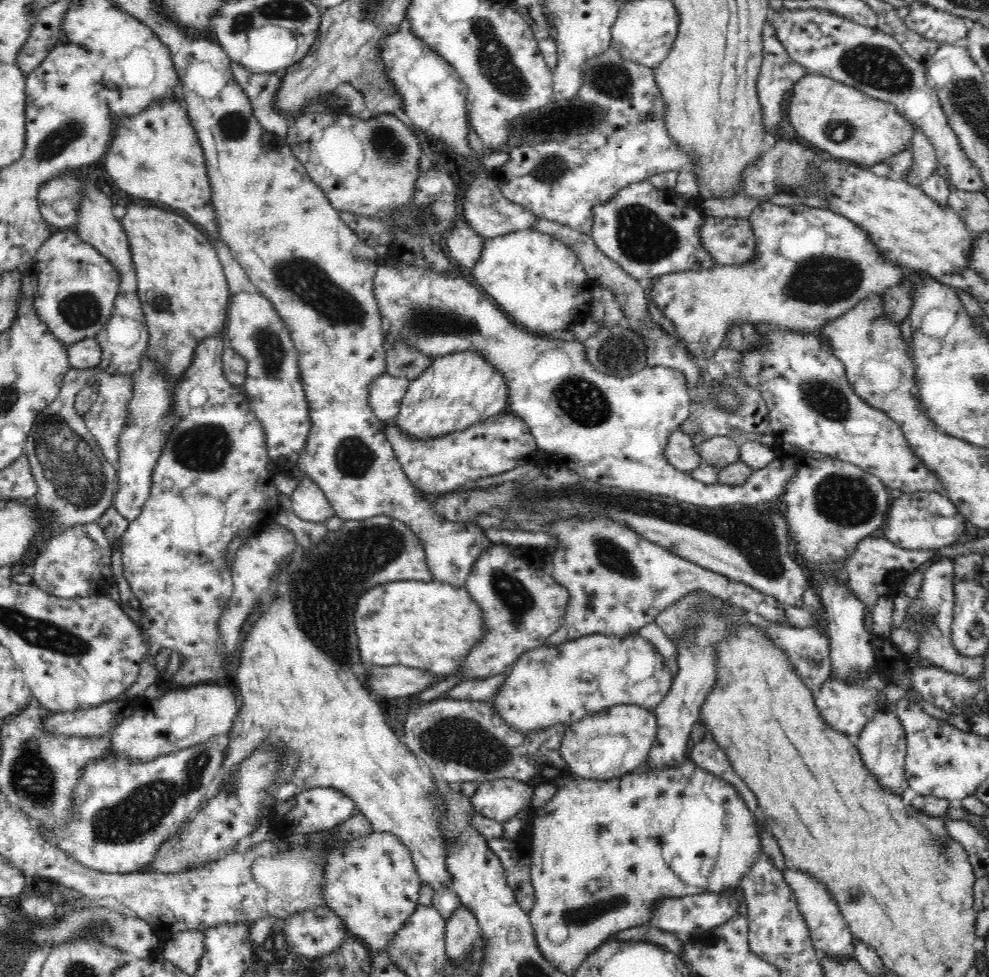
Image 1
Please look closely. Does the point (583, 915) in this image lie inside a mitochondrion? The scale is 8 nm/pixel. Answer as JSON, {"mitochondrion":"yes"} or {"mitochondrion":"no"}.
{"mitochondrion":"yes"}

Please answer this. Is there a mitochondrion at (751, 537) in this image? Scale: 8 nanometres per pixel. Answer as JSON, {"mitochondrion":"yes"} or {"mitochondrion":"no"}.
{"mitochondrion":"yes"}

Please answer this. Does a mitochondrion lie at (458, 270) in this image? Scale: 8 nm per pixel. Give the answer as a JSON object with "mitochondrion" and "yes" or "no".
{"mitochondrion":"no"}

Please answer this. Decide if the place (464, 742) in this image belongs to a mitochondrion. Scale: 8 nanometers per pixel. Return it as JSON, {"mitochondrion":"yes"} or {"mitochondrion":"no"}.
{"mitochondrion":"yes"}

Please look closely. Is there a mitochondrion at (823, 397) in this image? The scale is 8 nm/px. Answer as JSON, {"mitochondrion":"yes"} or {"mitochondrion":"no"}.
{"mitochondrion":"yes"}

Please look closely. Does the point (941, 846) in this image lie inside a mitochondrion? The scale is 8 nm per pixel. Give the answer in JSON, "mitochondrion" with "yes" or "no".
{"mitochondrion":"yes"}

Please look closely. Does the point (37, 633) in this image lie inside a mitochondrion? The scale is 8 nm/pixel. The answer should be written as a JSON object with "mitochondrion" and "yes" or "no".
{"mitochondrion":"yes"}

